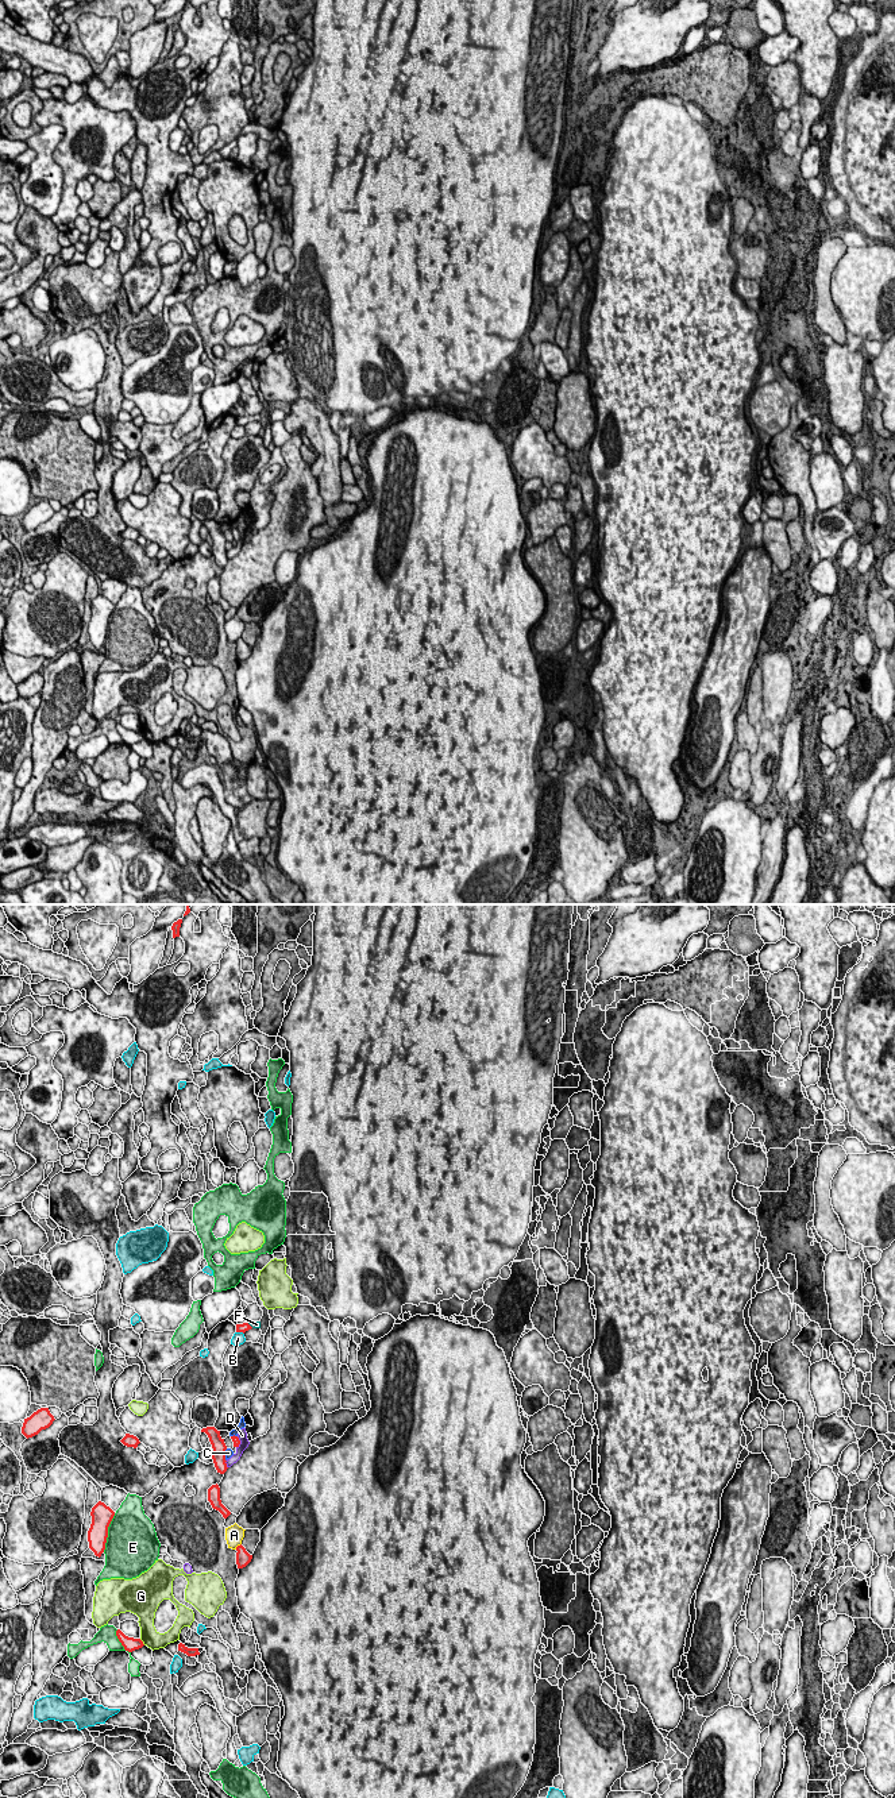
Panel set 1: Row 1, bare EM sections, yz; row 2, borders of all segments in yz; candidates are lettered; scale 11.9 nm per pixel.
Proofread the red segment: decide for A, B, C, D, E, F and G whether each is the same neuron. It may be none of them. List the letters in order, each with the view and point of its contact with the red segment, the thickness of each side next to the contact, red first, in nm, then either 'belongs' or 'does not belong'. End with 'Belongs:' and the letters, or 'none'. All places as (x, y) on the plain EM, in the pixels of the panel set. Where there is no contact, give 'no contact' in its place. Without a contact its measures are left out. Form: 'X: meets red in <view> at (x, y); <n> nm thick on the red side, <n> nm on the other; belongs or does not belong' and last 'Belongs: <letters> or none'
A: meets red in yz at (238, 639); 180 nm thick on the red side, 220 nm on the other; does not belong
B: meets red in yz at (240, 424); 100 nm thick on the red side, 140 nm on the other; does not belong
C: meets red in yz at (224, 548); 160 nm thick on the red side, 100 nm on the other; does not belong
D: meets red in yz at (226, 558); 160 nm thick on the red side, 100 nm on the other; does not belong
E: meets red in yz at (107, 625); 260 nm thick on the red side, 480 nm on the other; does not belong
F: meets red in yz at (249, 417); 100 nm thick on the red side, 100 nm on the other; belongs
G: meets red in yz at (142, 734); 170 nm thick on the red side, 220 nm on the other; does not belong
Belongs: F

